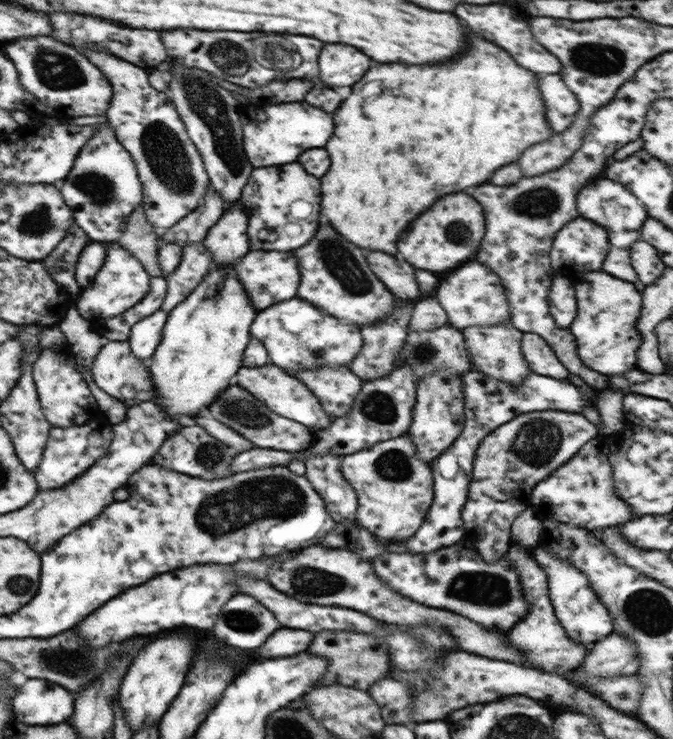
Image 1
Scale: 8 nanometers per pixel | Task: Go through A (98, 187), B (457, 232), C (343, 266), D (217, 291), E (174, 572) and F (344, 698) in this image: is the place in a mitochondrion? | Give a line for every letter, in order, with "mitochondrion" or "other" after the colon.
A: mitochondrion
B: mitochondrion
C: mitochondrion
D: other
E: other
F: other

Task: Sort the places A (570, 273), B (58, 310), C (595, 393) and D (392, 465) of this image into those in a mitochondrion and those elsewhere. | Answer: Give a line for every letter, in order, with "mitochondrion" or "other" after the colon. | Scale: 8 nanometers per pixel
A: other
B: other
C: other
D: mitochondrion

